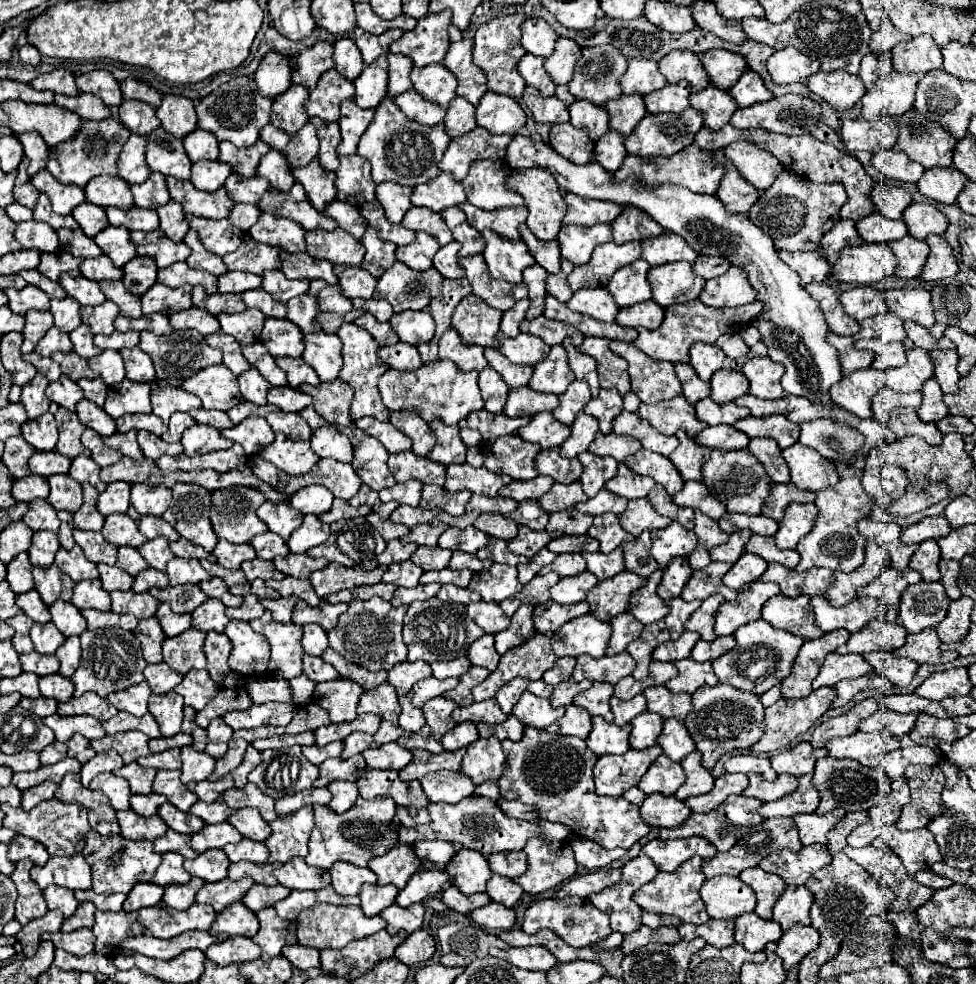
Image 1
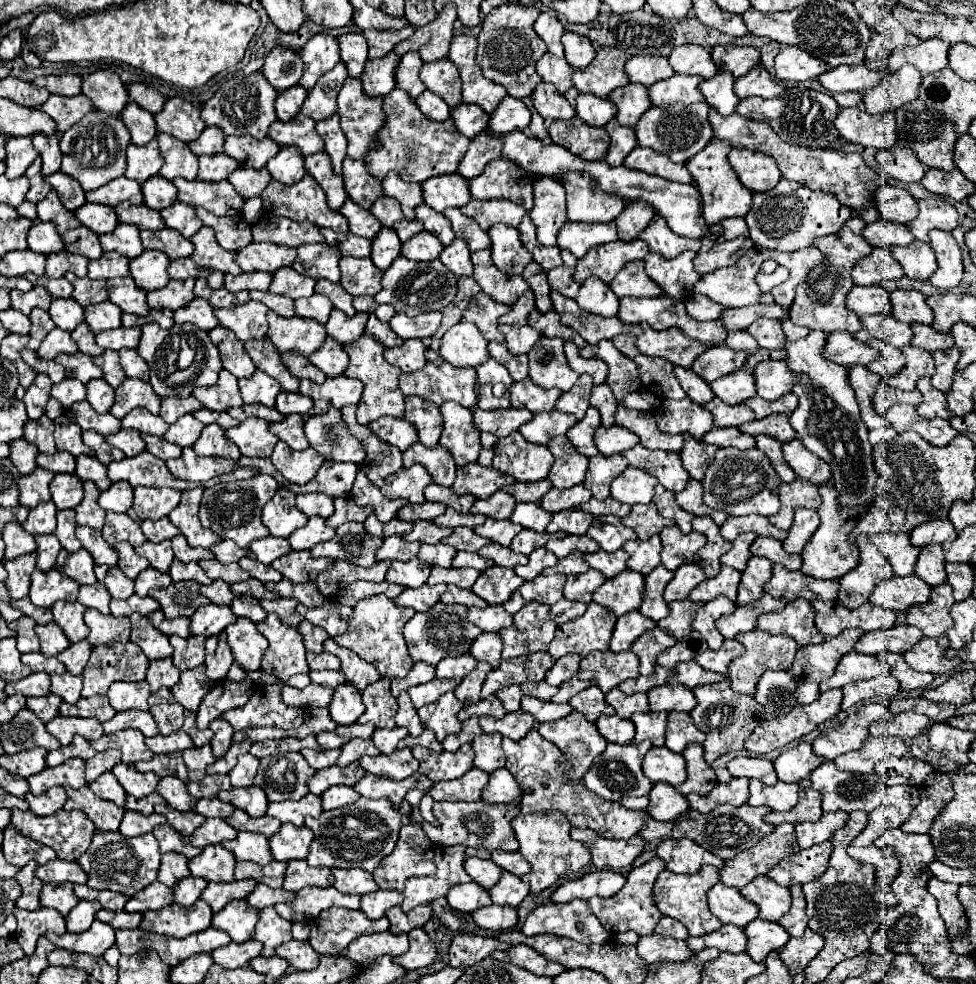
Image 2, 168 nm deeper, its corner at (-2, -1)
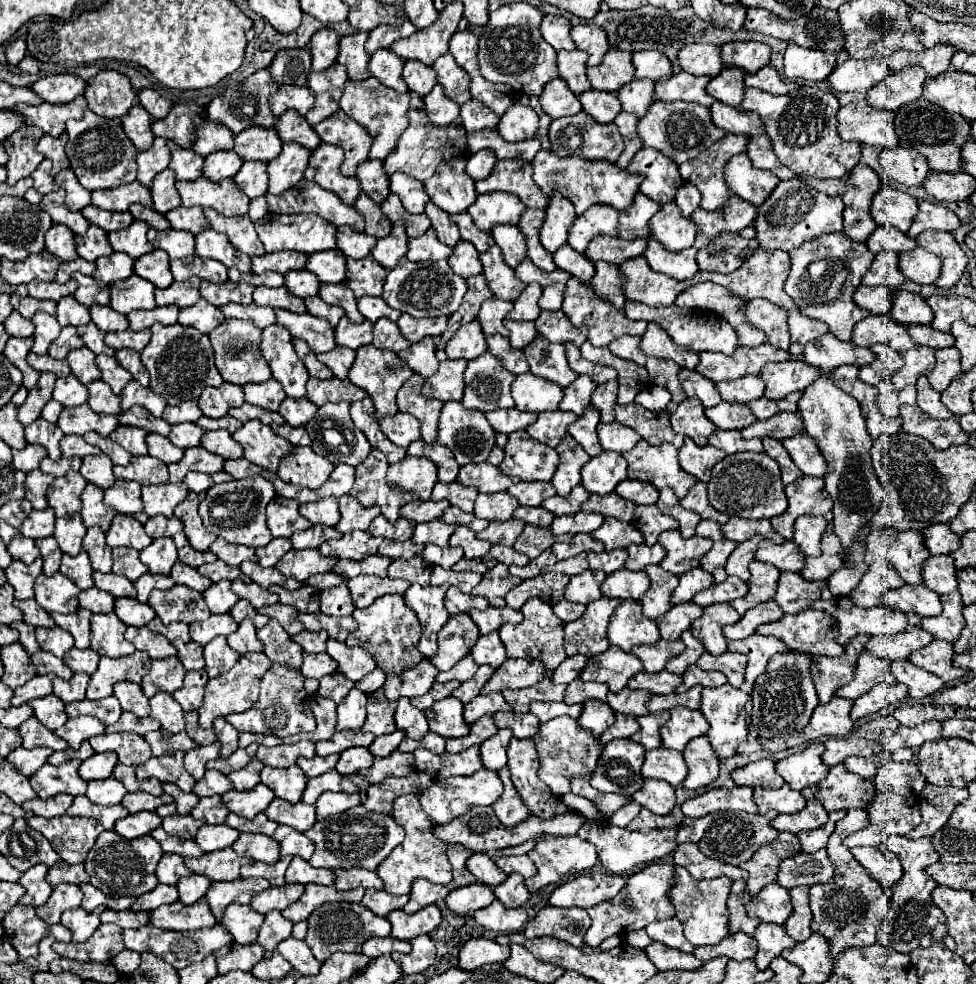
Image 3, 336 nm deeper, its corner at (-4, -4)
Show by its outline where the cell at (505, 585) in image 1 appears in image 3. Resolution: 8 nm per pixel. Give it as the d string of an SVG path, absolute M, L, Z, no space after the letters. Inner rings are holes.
M497 564L493 570L489 570L483 576L483 582L479 586L475 586L471 594L483 596L489 600L491 606L503 608L505 606L505 594L511 588L515 588L519 582L521 582L521 578L513 578L505 564Z

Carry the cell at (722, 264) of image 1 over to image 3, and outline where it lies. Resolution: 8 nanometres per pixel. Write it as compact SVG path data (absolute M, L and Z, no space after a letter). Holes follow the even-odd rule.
M721 232L713 242L709 242L709 246L697 252L697 264L705 272L729 274L737 270L757 248L759 244L755 238L747 240L733 232Z

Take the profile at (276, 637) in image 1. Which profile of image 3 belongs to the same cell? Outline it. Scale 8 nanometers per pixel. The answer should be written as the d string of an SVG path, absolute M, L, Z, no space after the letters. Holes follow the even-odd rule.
M277 620L267 622L261 630L257 630L257 638L265 646L265 654L275 664L289 664L299 668L303 662L303 648L291 640L291 636L281 628Z

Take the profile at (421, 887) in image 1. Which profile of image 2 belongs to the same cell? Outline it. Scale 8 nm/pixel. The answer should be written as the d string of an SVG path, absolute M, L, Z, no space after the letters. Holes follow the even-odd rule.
M435 847L435 875L427 877L411 877L403 889L403 911L411 911L413 907L427 905L437 897L445 897L453 885L469 883L471 877L463 869L465 847Z

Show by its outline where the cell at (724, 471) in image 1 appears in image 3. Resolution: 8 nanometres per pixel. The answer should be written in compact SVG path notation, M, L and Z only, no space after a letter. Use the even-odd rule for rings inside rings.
M737 452L725 456L715 464L709 480L709 502L715 510L739 518L773 518L787 510L787 496L783 492L779 464L767 454Z

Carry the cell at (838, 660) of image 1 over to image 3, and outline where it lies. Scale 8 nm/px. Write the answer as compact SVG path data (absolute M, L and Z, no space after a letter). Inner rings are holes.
M861 652L859 660L857 660L857 672L855 672L855 678L841 686L835 694L837 696L843 696L843 698L851 698L851 700L857 700L859 696L863 696L865 692L869 692L873 686L877 684L895 684L895 676L891 672L891 666L889 662L885 662L883 658L877 658L869 652Z

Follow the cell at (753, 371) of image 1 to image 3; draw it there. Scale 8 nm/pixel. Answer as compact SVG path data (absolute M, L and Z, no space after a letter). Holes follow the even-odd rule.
M801 360L769 364L761 370L761 376L765 380L765 398L781 400L791 392L803 392L821 376L821 372L823 370L817 370L815 366L809 366Z

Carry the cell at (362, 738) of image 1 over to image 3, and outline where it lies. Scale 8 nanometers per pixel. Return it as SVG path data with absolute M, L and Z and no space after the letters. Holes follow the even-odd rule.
M349 748L341 754L337 762L339 774L357 774L363 768L369 768L373 762L373 756L367 748Z

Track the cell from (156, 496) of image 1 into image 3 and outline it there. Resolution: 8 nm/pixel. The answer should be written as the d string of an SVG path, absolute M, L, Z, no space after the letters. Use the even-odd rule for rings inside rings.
M171 482L151 484L151 486L143 486L143 490L141 490L141 498L145 504L147 516L155 516L155 514L173 516L175 506L179 502L183 502L187 494L189 494L189 490L183 482L179 482L179 484L171 484Z

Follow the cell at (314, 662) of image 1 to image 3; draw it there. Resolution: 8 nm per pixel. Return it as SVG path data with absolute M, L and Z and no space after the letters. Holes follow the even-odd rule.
M305 654L301 672L305 678L315 678L321 680L323 676L331 674L337 670L337 662L329 654Z

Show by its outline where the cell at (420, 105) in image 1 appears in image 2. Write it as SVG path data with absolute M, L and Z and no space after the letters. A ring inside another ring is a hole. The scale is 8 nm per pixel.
M425 89L417 99L415 99L415 105L419 107L419 111L431 119L431 121L445 121L449 117L449 105L439 97L435 95L433 91Z

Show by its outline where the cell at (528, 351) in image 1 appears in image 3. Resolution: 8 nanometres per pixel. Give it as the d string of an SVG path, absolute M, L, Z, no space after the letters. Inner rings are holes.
M505 320L505 328L509 328L509 340L511 346L521 350L525 348L529 342L533 342L533 338L537 336L535 324L533 322L515 322L515 320Z

